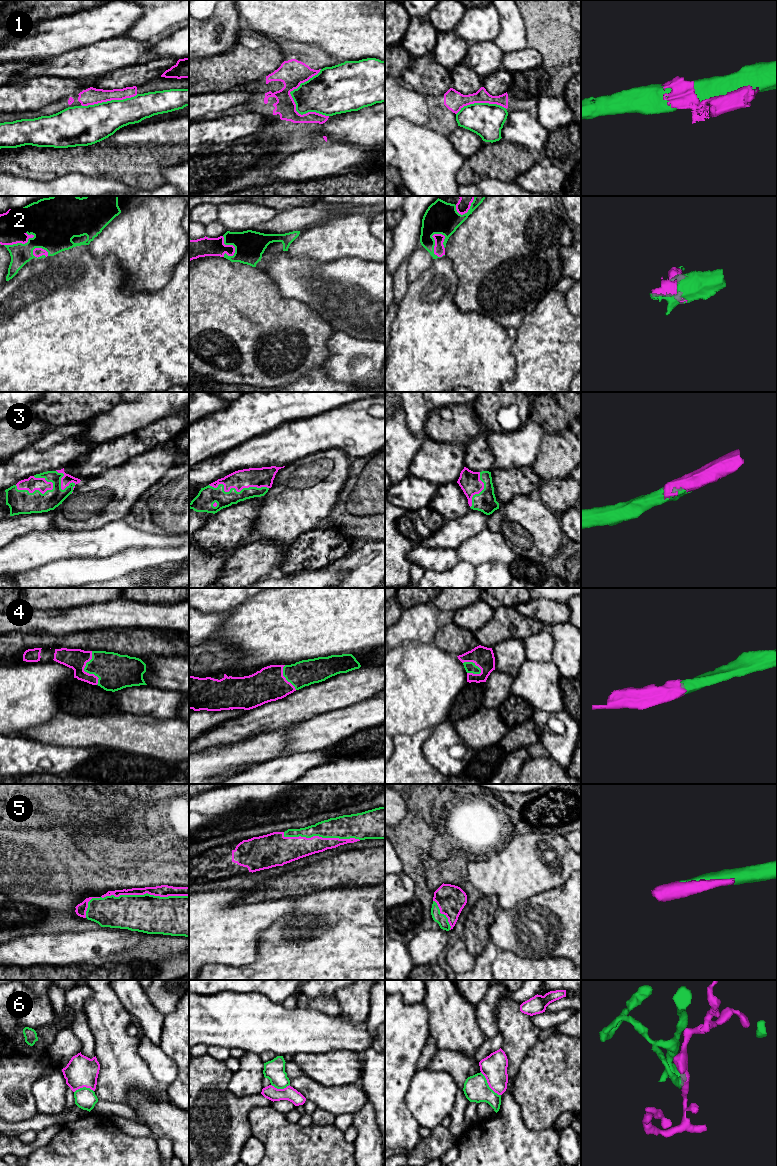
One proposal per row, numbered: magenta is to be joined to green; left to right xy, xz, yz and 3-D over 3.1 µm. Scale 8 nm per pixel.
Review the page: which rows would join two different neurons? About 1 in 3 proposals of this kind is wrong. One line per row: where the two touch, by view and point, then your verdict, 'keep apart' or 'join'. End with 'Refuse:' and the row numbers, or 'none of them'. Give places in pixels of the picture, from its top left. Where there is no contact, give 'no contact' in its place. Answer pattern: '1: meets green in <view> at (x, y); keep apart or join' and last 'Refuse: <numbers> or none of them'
1: meets green in xz at (294, 89); keep apart
2: meets green in xy at (33, 237); join
3: meets green in xz at (236, 491); join
4: meets green in xy at (85, 671); join
5: meets green in xy at (130, 895); join
6: meets green in yz at (488, 1085); keep apart
Refuse: 1, 6

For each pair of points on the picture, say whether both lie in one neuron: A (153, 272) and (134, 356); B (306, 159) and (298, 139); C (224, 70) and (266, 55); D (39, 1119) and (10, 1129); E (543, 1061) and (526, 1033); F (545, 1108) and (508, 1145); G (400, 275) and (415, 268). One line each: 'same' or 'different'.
A: different
B: different
C: same
D: same
E: different
F: different
G: different

